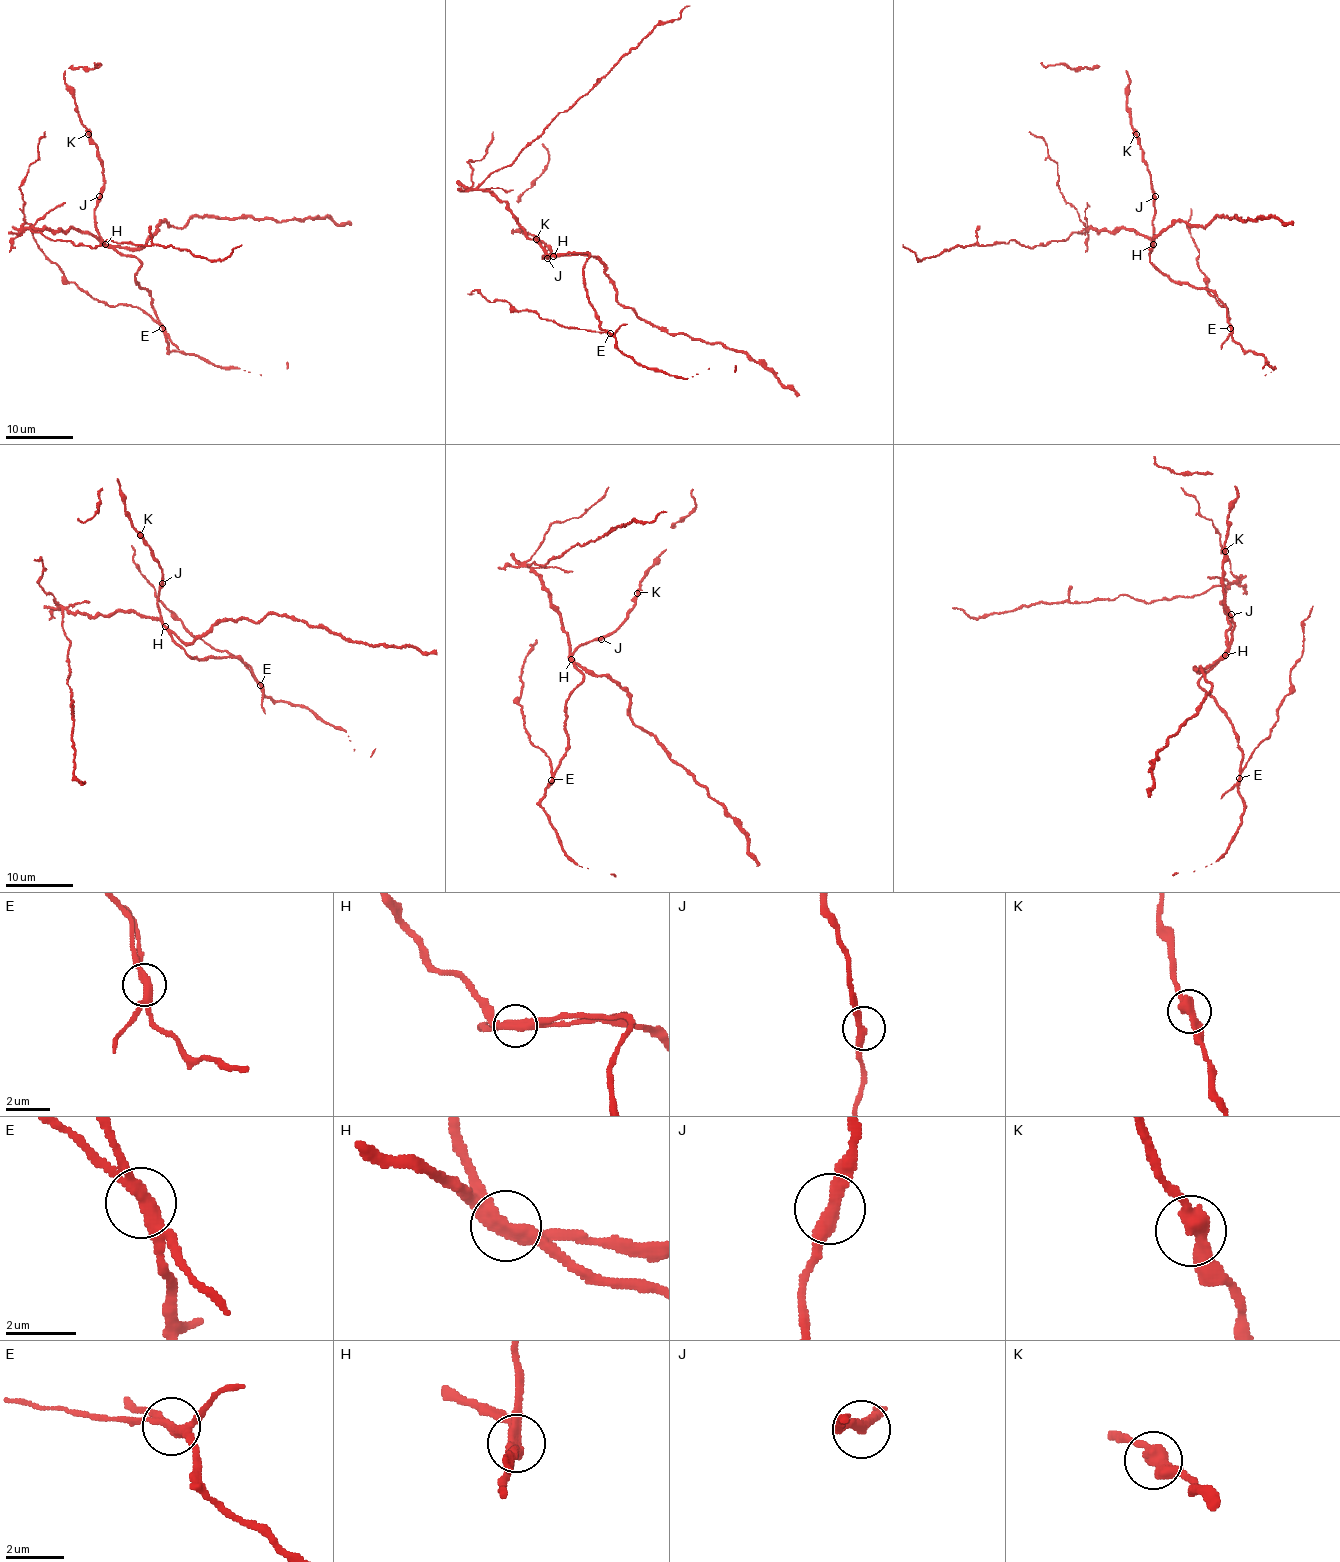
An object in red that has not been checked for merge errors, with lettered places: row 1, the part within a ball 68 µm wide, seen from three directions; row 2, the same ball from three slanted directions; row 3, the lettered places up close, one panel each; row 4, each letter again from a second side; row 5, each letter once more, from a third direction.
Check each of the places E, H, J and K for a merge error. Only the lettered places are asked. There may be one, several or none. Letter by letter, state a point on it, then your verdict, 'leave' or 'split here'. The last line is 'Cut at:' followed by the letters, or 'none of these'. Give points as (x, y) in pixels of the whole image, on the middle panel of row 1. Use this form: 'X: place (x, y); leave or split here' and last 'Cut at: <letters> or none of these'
E: place (610, 333); split here
H: place (553, 256); split here
J: place (547, 258); leave
K: place (536, 239); leave
Cut at: E, H

